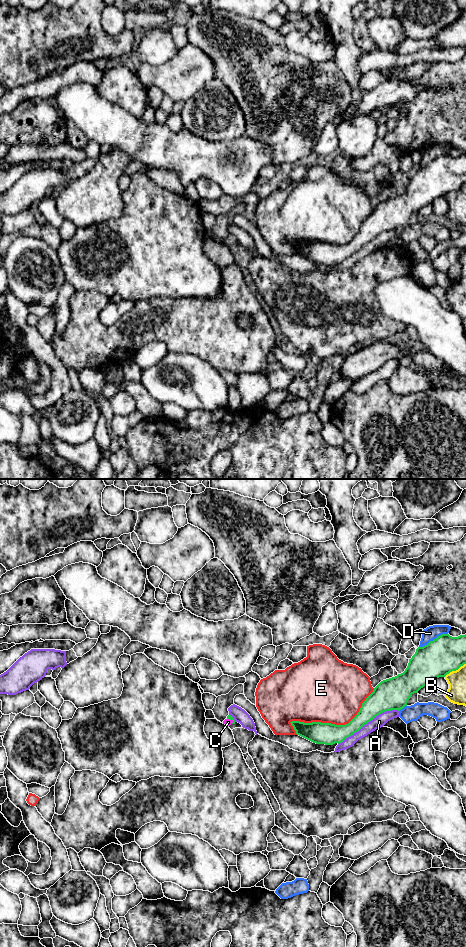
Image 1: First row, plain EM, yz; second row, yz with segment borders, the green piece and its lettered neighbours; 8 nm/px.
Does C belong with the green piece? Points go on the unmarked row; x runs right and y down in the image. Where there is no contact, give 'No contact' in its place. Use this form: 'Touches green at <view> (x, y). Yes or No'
Touches green at yz (231, 239). Yes

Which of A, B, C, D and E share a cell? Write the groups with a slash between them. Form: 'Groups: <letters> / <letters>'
Groups: A / B / C / D / E

